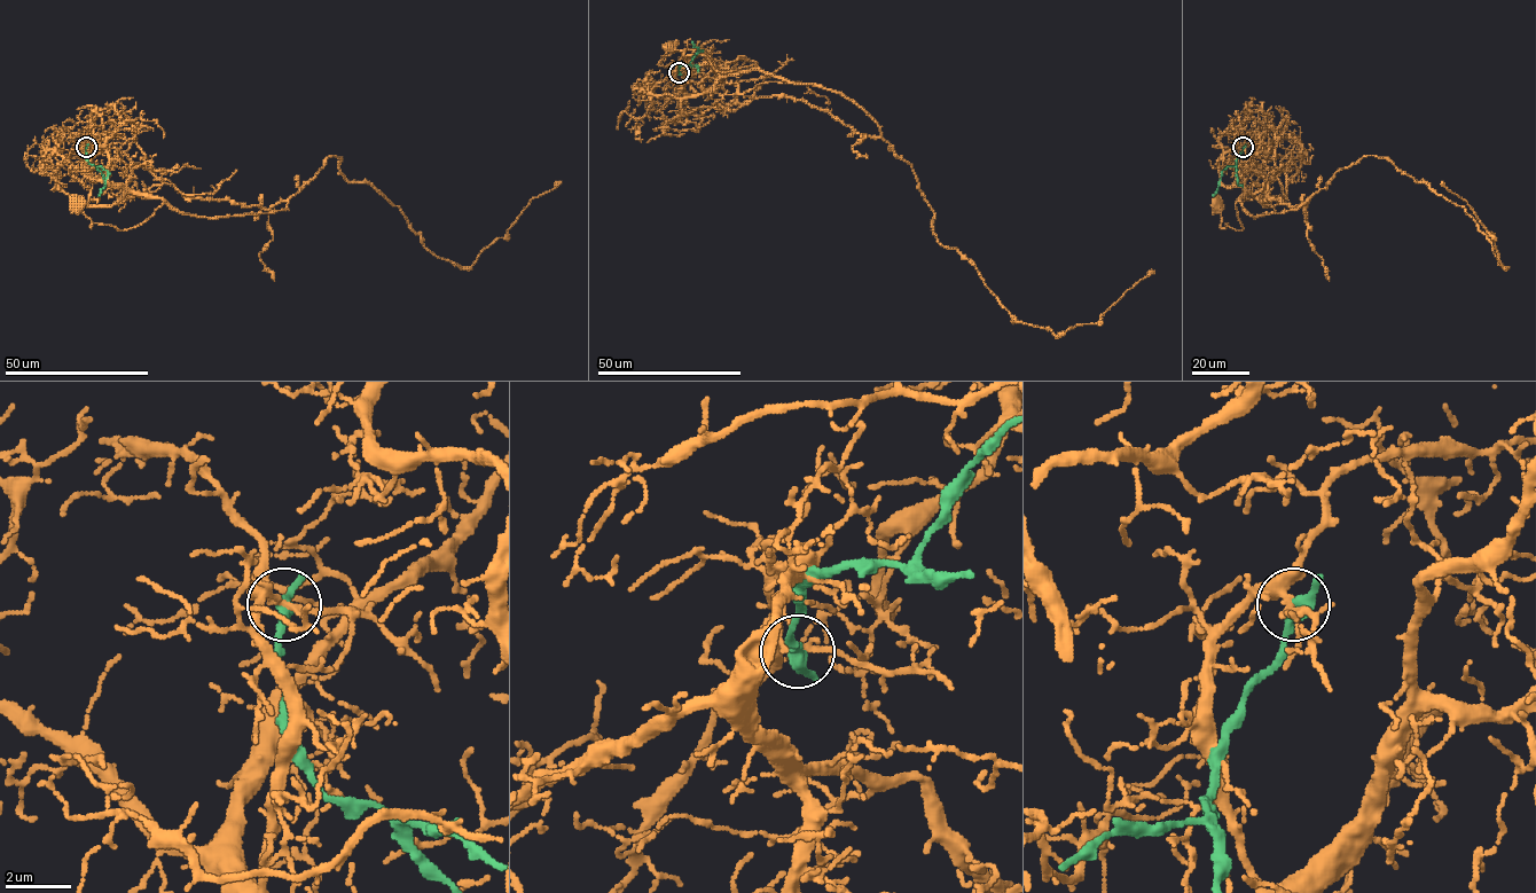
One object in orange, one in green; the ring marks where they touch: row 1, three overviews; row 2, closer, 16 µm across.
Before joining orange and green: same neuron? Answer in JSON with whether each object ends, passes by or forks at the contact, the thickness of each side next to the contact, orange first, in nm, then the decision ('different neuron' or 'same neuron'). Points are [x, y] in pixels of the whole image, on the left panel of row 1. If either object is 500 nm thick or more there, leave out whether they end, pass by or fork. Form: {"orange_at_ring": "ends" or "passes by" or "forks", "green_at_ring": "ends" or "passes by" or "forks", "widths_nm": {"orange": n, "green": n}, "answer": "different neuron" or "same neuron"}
{"orange_at_ring": "passes by", "green_at_ring": "passes by", "widths_nm": {"orange": 200, "green": 340}, "answer": "different neuron"}

